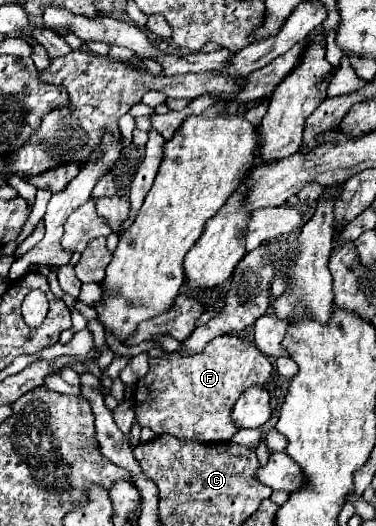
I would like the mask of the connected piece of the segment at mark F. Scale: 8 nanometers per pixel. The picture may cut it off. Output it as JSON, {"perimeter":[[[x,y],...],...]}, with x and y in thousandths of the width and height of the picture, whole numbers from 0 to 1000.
{"perimeter":[[[633,637],[564,644],[532,671],[436,671],[394,686],[394,709],[356,732],[356,781],[367,812],[394,812],[415,827],[452,823],[489,838],[612,838],[633,812],[617,804],[622,762],[665,736],[718,724],[723,690],[676,652]]]}

